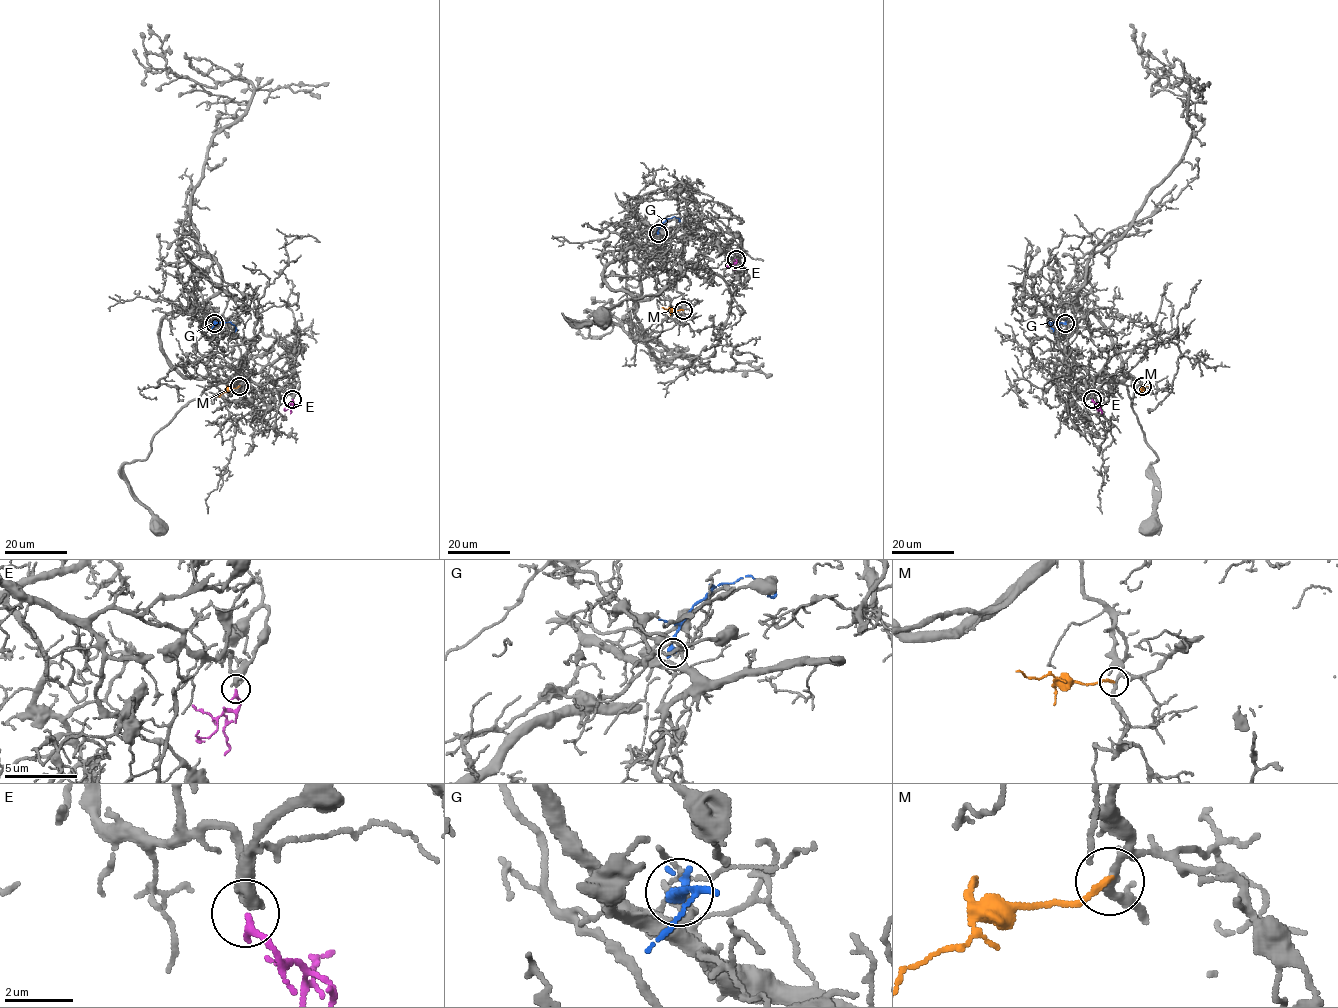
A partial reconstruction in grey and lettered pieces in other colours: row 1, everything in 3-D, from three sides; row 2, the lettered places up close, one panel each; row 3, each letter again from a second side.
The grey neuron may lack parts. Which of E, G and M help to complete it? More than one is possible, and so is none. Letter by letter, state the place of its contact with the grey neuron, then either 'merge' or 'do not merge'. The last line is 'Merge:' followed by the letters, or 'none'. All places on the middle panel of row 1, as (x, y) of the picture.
E: contact (736, 259); merge
G: contact (658, 233); do not merge
M: contact (683, 310); do not merge
Merge: E

